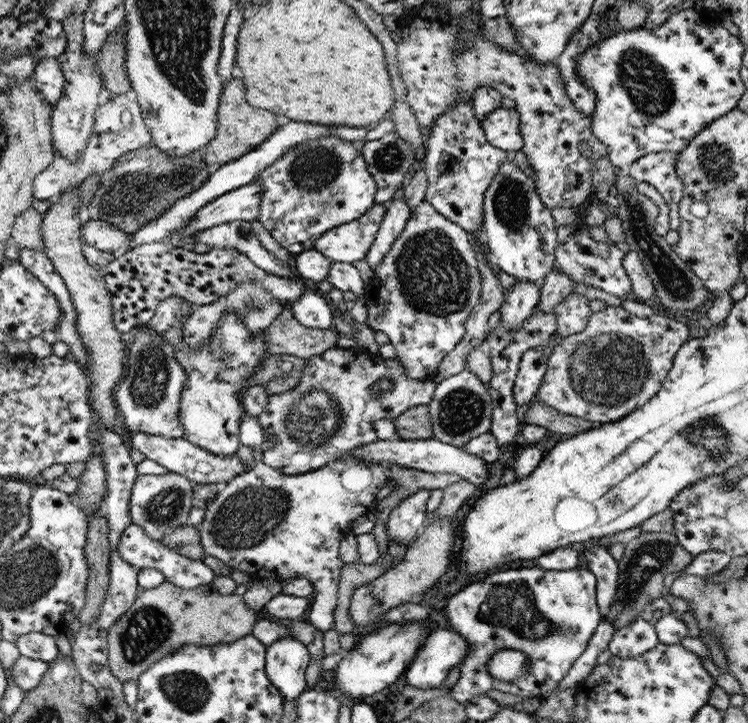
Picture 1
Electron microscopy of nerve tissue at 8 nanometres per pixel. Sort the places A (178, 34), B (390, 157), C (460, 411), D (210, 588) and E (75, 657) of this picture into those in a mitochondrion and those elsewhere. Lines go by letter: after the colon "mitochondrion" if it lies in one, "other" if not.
A: mitochondrion
B: mitochondrion
C: mitochondrion
D: other
E: other

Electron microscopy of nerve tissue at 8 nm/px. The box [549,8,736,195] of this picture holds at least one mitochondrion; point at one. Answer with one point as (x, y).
(650, 89)

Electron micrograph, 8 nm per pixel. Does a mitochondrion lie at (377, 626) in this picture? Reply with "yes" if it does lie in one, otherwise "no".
no

